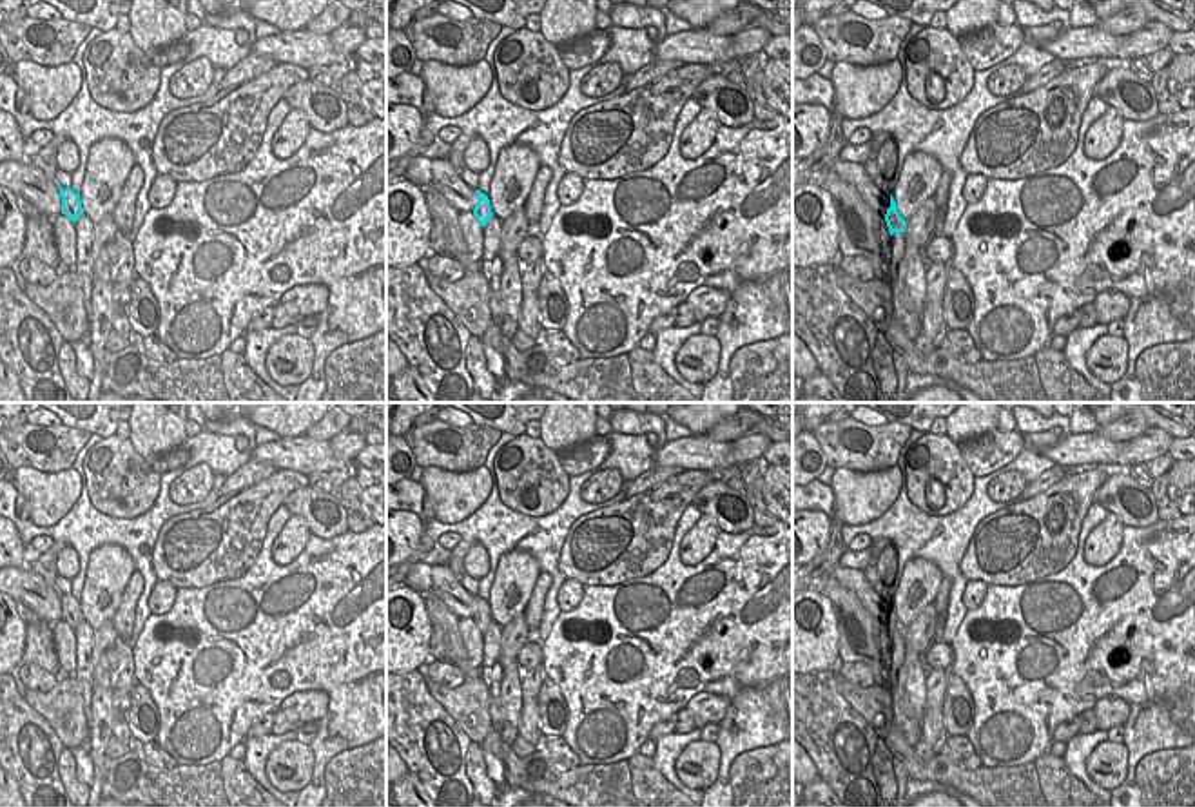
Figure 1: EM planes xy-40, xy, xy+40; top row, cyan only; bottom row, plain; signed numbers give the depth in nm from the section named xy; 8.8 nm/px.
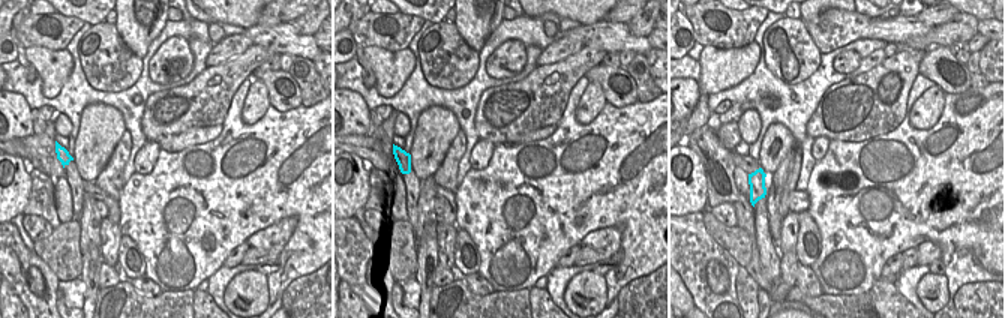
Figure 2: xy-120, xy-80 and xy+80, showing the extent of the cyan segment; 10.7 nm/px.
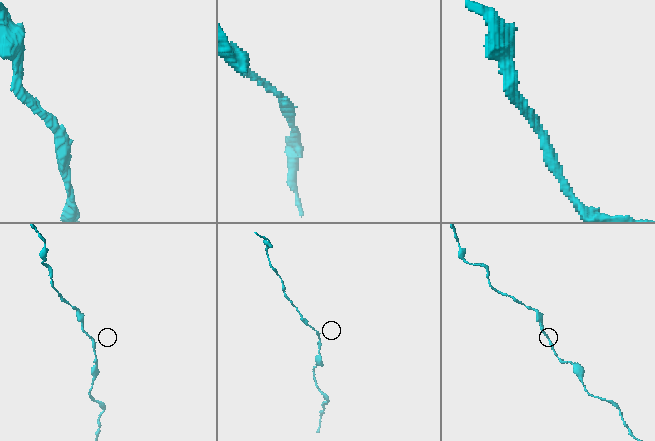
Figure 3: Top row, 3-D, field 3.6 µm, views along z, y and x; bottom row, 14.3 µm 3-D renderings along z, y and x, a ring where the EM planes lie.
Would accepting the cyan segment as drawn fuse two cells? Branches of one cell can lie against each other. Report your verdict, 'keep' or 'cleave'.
keep

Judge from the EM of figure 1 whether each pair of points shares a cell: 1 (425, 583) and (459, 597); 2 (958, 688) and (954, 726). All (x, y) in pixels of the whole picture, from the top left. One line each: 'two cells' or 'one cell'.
1: one cell
2: one cell

